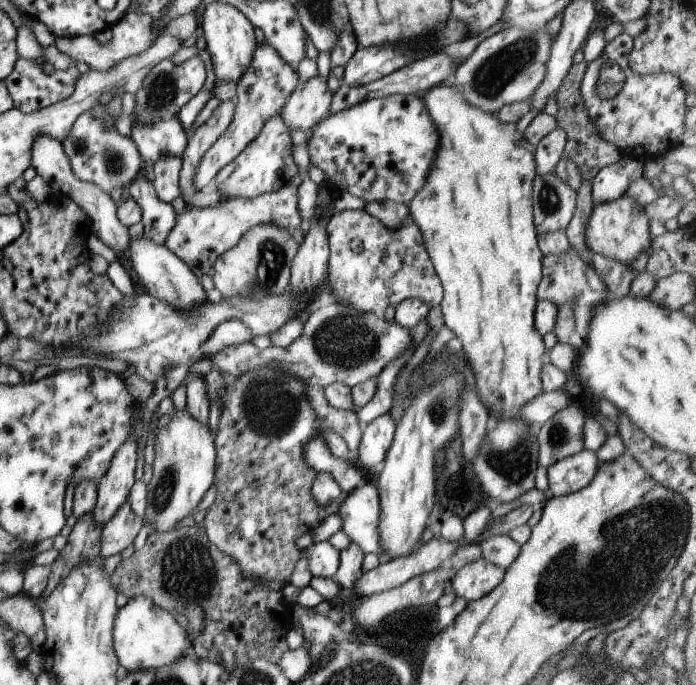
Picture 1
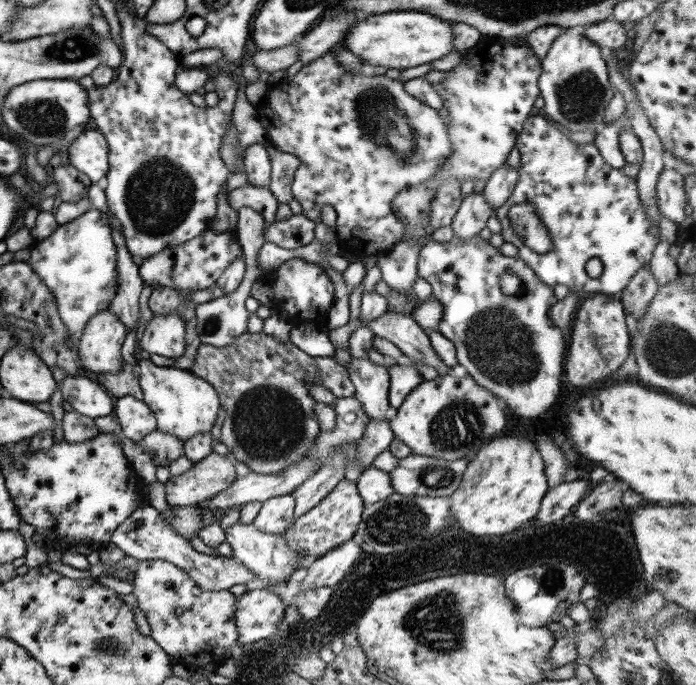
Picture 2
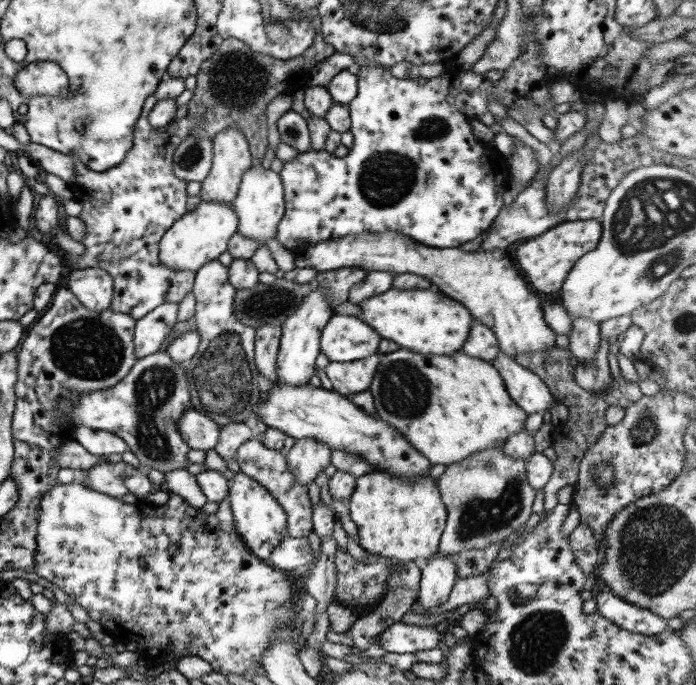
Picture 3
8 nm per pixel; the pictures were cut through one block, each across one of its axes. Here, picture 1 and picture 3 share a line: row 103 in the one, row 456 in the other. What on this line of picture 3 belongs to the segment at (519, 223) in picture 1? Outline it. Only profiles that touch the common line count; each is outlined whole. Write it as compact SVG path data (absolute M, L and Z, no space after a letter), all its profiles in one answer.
M398 350L392 354L379 353L379 356L380 363L368 389L373 397L375 414L398 430L432 465L454 464L474 452L503 446L508 437L520 432L526 424L527 413L510 399L502 376L491 362L470 358L462 352L452 356L424 356L410 350Z

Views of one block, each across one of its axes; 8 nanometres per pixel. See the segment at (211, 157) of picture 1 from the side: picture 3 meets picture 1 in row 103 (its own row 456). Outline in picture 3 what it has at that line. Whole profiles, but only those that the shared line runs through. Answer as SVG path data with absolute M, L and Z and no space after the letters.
M257 438L250 439L238 447L235 459L240 465L240 471L265 486L285 510L288 537L304 538L313 532L313 506L308 496L308 487L301 484L289 470L288 459L282 450L272 450L264 446L264 443Z

